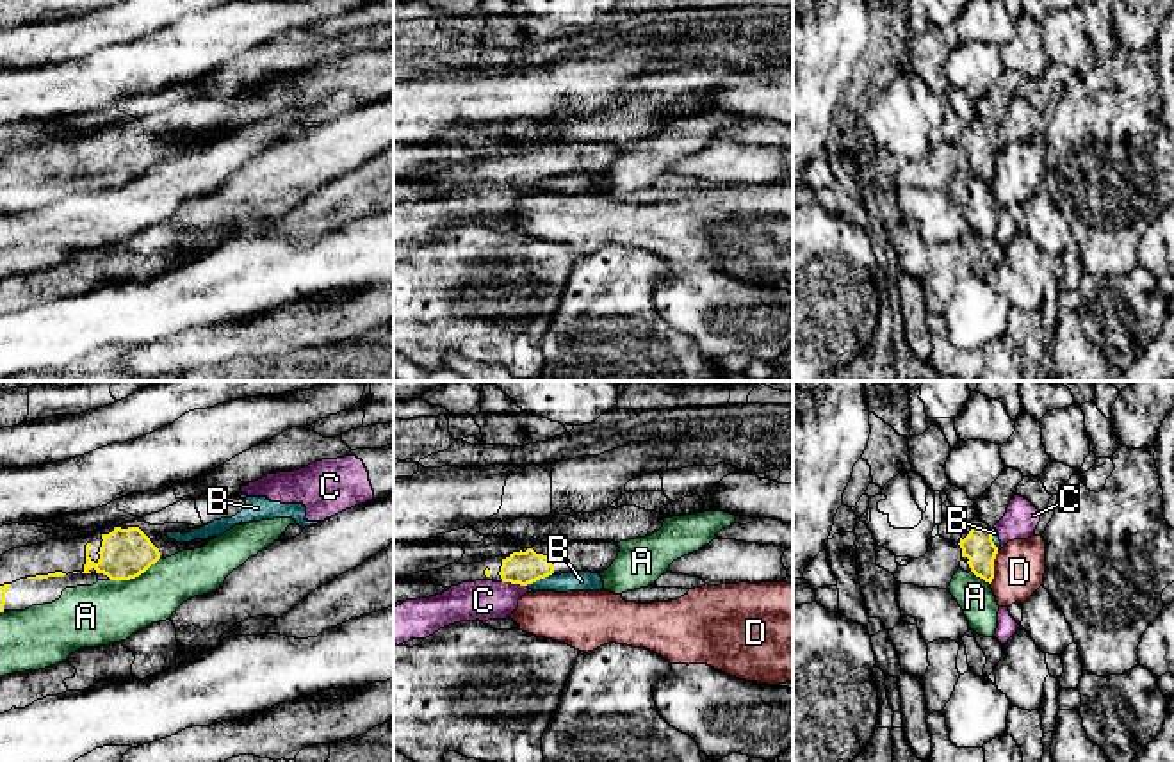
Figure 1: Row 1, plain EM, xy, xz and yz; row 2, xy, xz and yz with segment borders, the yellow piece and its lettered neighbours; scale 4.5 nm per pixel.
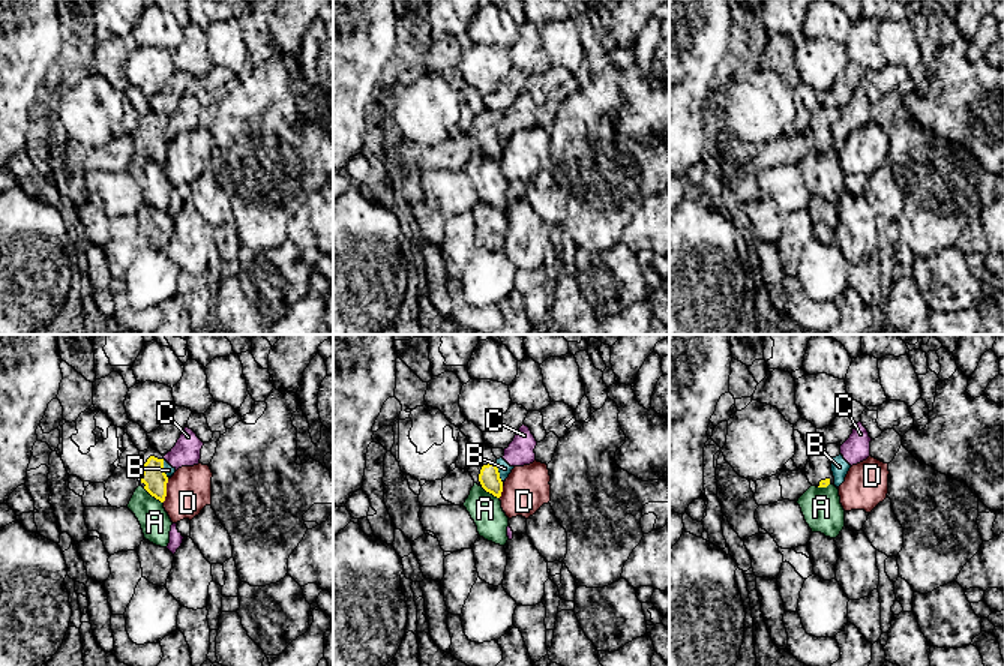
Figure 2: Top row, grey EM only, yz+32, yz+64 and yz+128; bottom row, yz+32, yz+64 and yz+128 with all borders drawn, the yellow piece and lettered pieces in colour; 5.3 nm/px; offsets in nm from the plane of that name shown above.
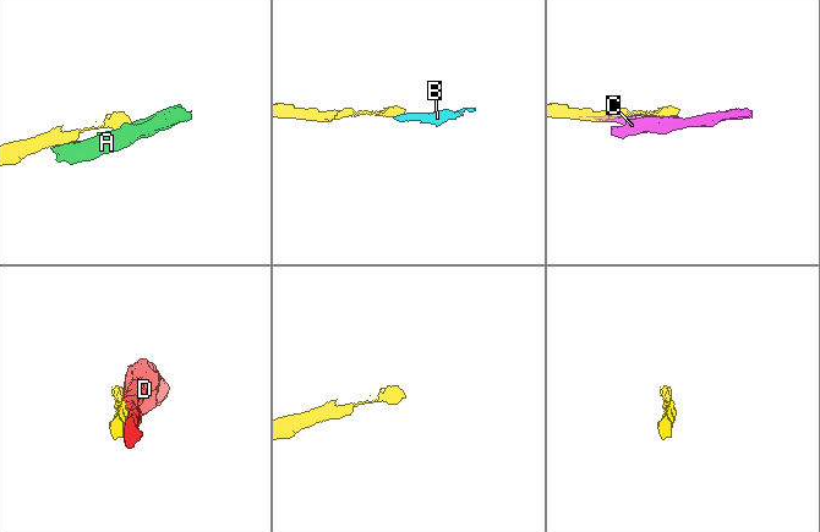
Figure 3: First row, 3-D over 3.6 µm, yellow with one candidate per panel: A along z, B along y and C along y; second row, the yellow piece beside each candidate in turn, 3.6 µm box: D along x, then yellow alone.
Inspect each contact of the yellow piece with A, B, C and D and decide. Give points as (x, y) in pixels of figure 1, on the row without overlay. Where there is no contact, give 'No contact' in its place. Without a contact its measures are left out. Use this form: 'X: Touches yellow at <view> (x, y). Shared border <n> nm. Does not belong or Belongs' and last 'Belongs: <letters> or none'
A: Touches yellow at xy (134, 178). Shared border 260 nm. Does not belong
B: Touches yellow at xz (538, 180). Shared border 130 nm. Does not belong
C: Touches yellow at xz (515, 184). Shared border 110 nm. Does not belong
D: Touches yellow at yz (993, 170). Shared border 150 nm. Does not belong
Belongs: none

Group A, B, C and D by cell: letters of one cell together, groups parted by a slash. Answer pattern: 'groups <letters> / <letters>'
groups A / B C / D

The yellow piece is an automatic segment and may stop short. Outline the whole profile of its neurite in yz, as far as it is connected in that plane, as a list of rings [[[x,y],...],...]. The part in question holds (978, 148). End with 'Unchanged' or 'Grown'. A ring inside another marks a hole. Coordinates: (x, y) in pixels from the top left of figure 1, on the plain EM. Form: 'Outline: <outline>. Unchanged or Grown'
Outline: [[[974,118],[966,125],[958,146],[962,150],[962,160],[969,166],[971,173],[991,185],[994,180],[994,160],[998,155],[991,128]]]. Grown

